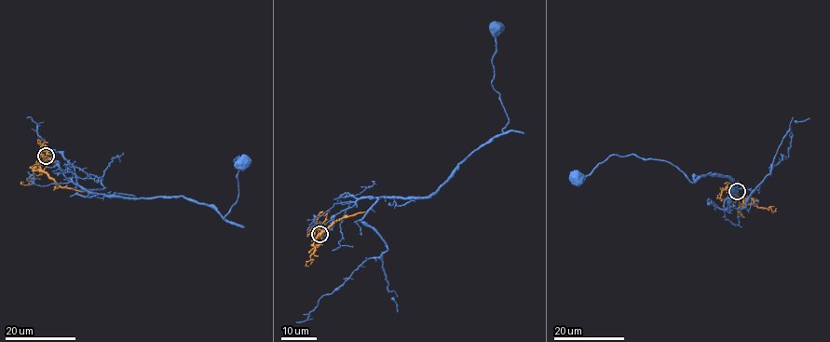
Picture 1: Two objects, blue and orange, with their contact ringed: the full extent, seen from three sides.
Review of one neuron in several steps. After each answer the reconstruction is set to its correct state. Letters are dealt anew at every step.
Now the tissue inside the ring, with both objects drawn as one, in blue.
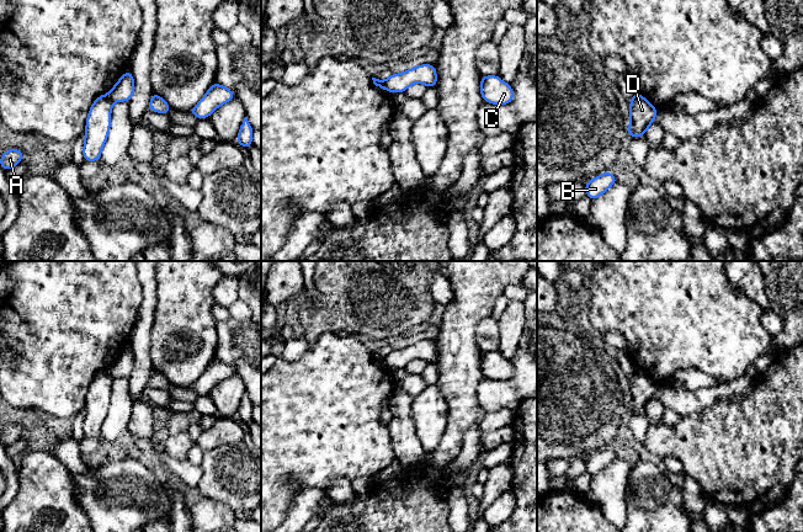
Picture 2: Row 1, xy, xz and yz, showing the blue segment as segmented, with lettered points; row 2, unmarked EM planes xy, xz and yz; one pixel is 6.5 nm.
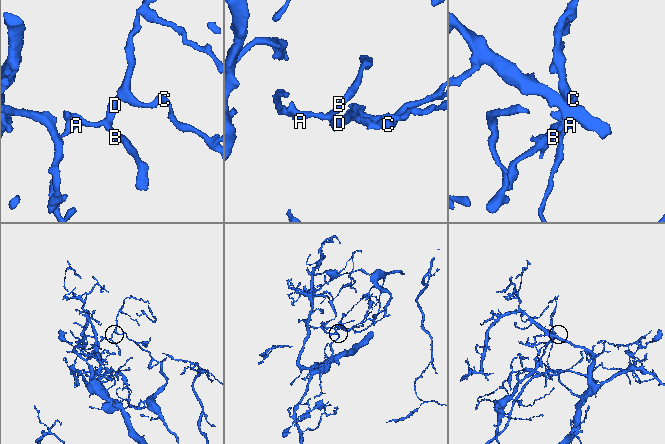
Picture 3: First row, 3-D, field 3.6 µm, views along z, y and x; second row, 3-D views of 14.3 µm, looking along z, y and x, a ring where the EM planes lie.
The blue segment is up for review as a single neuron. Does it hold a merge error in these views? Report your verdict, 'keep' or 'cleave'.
cleave

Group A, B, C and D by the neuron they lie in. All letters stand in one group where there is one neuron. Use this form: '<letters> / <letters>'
A B D / C

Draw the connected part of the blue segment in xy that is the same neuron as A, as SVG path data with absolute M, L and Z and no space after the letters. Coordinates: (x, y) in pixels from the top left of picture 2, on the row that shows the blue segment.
M7 149L0 158L0 167L5 171L22 161L23 153L20 149Z

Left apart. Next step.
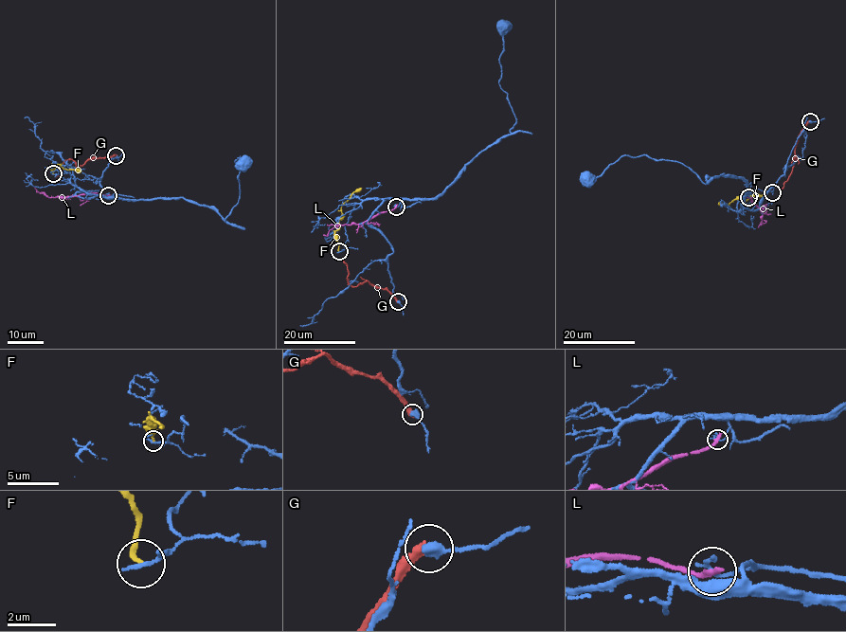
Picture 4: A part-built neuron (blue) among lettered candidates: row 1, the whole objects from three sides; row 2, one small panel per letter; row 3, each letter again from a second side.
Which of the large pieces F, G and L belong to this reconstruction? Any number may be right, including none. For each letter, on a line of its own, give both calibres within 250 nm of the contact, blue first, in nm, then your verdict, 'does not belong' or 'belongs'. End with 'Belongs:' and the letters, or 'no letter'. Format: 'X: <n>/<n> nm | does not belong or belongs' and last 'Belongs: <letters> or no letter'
F: 200/170 nm | does not belong
G: 460/440 nm | does not belong
L: 190/240 nm | does not belong
Belongs: no letter

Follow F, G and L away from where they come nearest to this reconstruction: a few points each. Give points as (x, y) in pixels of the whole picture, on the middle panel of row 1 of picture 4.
F: (339, 251), (334, 233), (339, 228), (341, 206), (361, 188)
G: (398, 301), (387, 290), (367, 281), (350, 286), (343, 259)
L: (396, 207), (360, 224), (340, 225), (330, 229), (327, 236), (323, 234)

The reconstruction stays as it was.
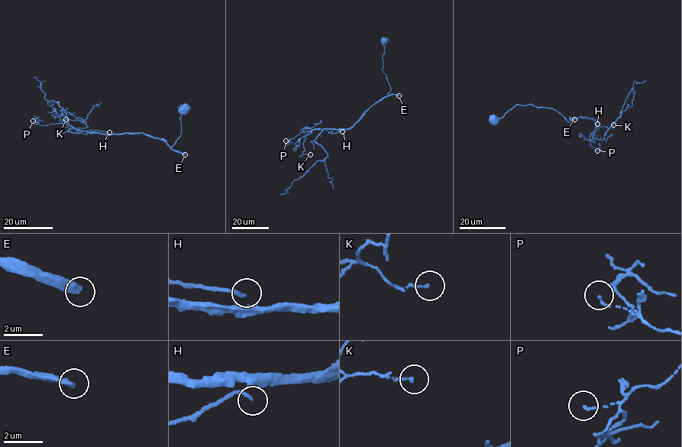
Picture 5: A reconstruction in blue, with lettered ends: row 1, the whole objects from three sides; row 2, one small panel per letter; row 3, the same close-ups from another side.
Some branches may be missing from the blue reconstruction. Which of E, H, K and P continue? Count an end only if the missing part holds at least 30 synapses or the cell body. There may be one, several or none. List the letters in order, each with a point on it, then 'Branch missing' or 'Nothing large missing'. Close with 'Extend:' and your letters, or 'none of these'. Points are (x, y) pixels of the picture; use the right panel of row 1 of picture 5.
E: Place: (574, 119). Branch missing
H: Place: (597, 124). Nothing large missing
K: Place: (613, 124). Nothing large missing
P: Place: (597, 150). Nothing large missing
Extend: E

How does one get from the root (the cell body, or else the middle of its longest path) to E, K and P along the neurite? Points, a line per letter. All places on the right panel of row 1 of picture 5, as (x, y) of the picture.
E: (493, 121), (497, 121), (518, 105), (551, 108), (563, 115), (569, 122), (574, 119)
K: (493, 121), (515, 105), (530, 104), (553, 108), (569, 122), (593, 119), (590, 141), (598, 127), (613, 124)
P: (493, 121), (515, 105), (530, 104), (553, 108), (569, 122), (593, 119), (589, 142), (597, 150)

